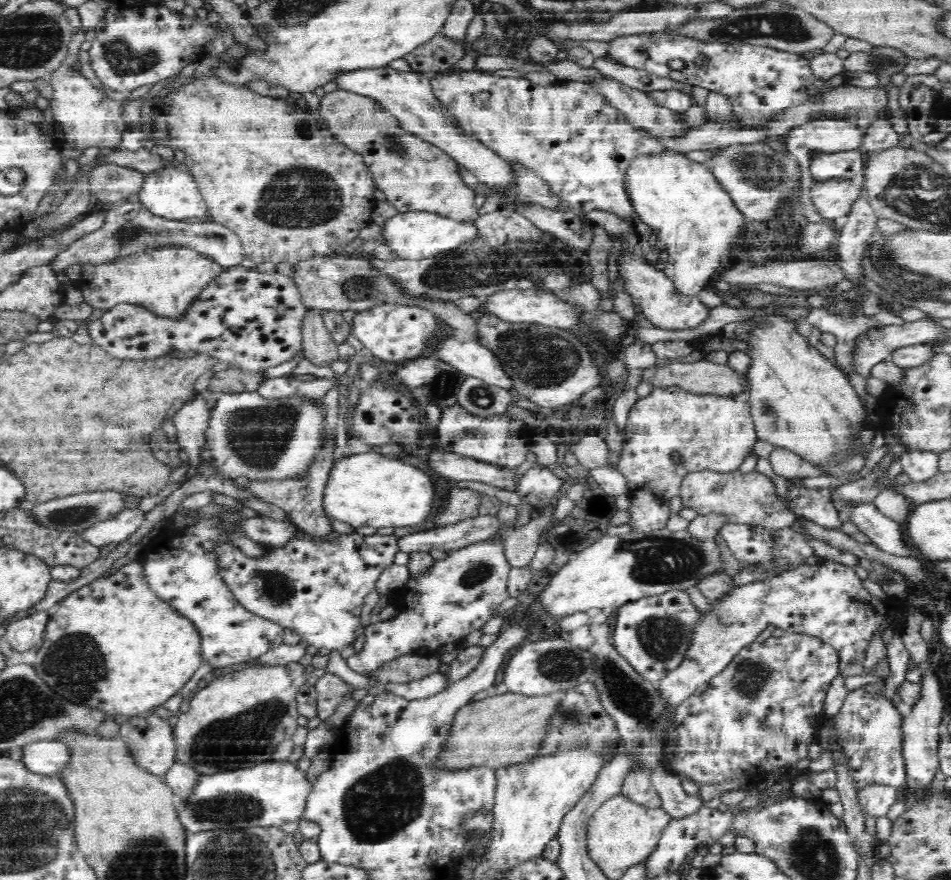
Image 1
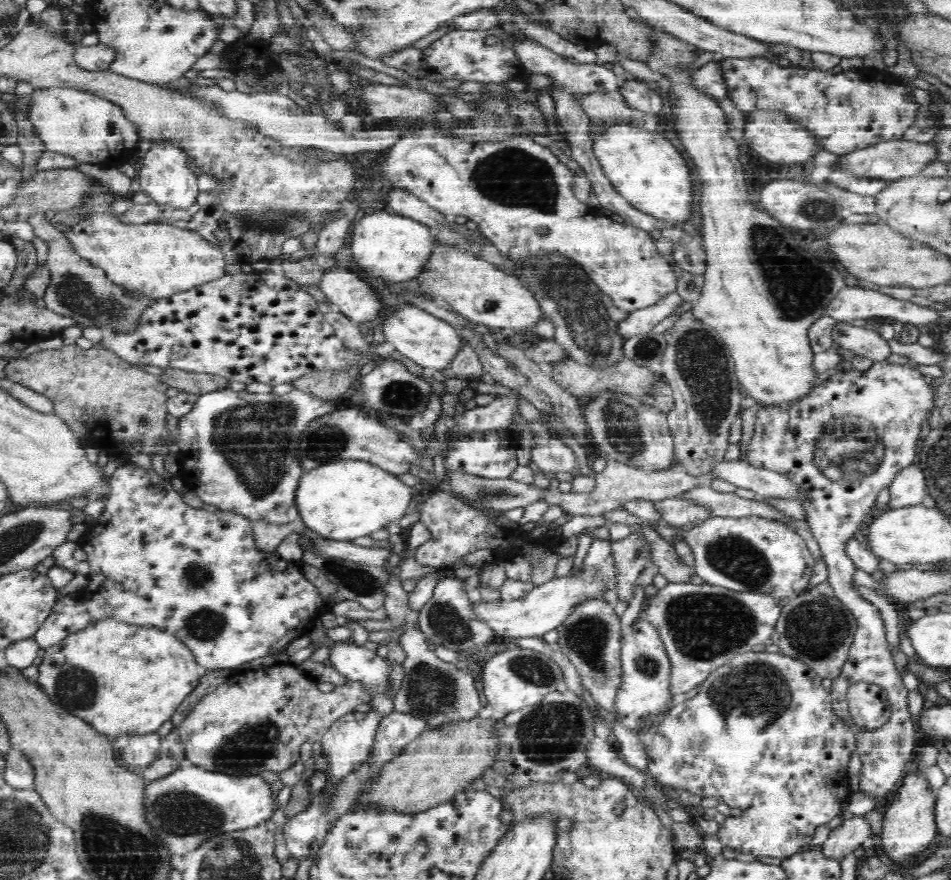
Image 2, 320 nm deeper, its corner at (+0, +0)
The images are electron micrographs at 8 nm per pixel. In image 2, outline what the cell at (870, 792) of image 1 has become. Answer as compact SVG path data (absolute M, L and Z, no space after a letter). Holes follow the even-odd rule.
M867 813L854 815L853 818L844 819L836 828L832 828L823 844L825 853L842 861L847 854L862 845L866 838L872 836L872 824L866 816Z

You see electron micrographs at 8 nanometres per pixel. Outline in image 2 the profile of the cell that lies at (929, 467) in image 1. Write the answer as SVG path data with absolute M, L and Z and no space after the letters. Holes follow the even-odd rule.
M917 463L910 464L910 466L906 466L906 468L902 468L896 473L896 476L892 479L888 487L891 492L891 499L888 503L890 509L920 504L927 494L925 471Z

